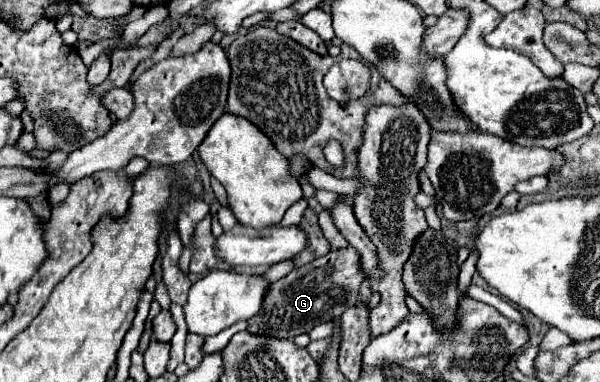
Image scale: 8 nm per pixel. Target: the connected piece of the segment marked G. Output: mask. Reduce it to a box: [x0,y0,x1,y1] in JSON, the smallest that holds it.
[247,249,365,339]

